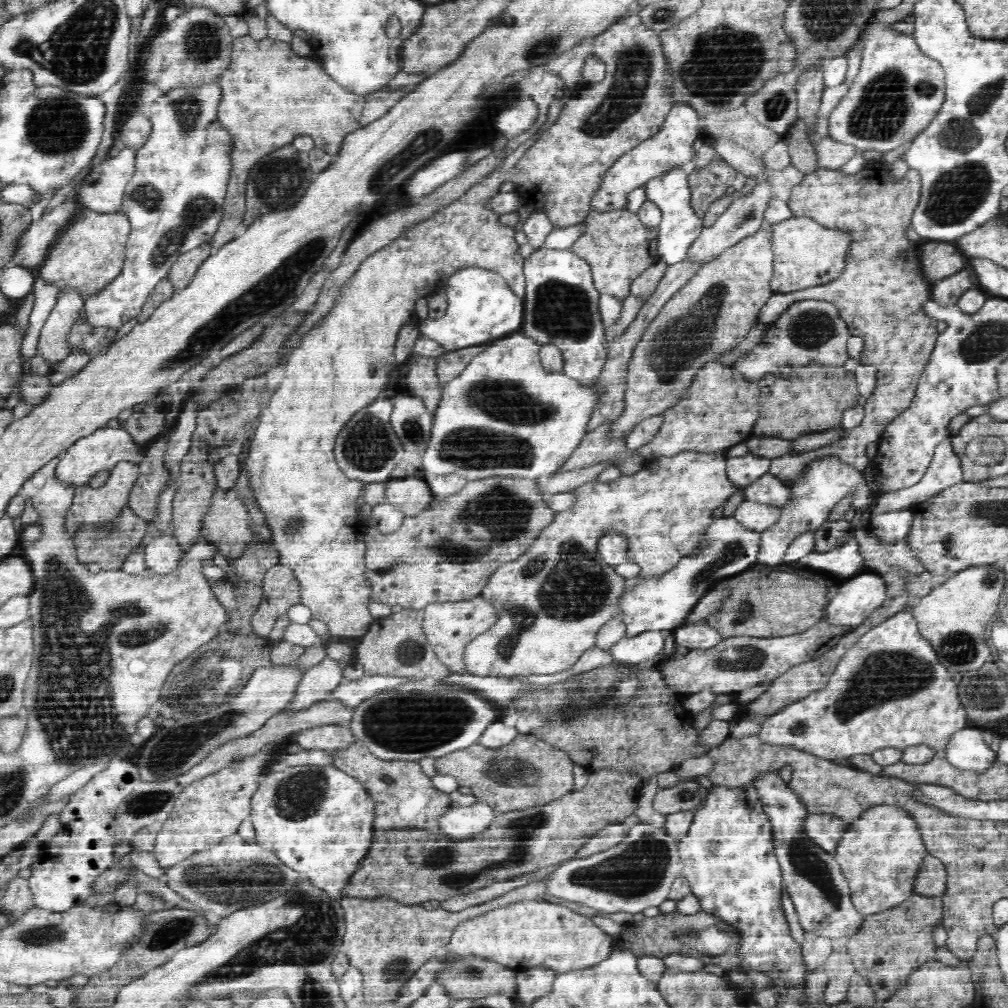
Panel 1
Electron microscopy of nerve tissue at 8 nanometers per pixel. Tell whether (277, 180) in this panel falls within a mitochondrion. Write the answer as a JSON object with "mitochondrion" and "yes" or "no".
{"mitochondrion":"yes"}

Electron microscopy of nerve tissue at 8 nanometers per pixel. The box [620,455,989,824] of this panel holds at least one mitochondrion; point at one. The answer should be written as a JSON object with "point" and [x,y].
{"point":[887,675]}

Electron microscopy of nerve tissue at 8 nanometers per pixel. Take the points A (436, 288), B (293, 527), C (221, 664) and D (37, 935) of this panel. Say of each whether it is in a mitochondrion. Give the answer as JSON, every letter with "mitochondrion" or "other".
{"A":"other","B":"mitochondrion","C":"mitochondrion","D":"mitochondrion"}

